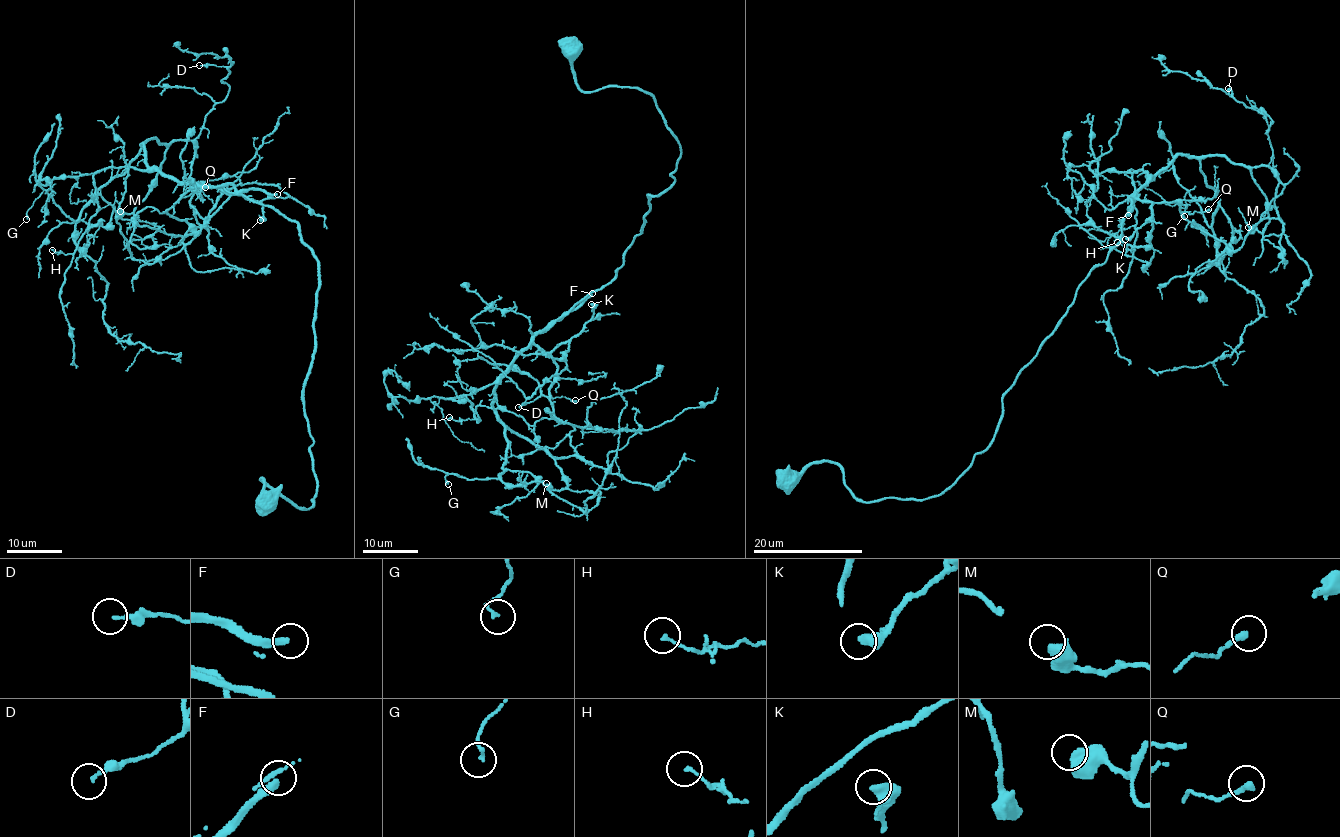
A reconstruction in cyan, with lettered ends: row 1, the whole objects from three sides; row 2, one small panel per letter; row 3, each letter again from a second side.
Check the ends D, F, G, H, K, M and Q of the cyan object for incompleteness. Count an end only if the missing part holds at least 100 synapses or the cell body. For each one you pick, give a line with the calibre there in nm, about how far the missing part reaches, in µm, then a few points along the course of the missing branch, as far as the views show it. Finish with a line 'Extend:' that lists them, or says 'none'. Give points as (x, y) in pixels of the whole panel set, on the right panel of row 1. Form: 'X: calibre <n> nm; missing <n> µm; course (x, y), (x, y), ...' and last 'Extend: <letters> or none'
F: calibre 280 nm; missing 120 µm; course (1128, 215), (1153, 231), (1158, 188), (1185, 181), (1197, 39), (1233, 51)
Extend: F

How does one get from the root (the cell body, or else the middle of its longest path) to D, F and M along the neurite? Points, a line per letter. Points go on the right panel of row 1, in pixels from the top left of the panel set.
D: (785, 475), (831, 461), (870, 502), (949, 487), (1141, 187), (1179, 154), (1272, 168), (1267, 119), (1228, 88)
F: (785, 475), (831, 461), (867, 502), (944, 491), (989, 444), (1002, 394), (1117, 246), (1133, 208), (1128, 215)
M: (785, 475), (831, 461), (867, 502), (944, 491), (1179, 154), (1250, 170), (1269, 219), (1248, 227)

